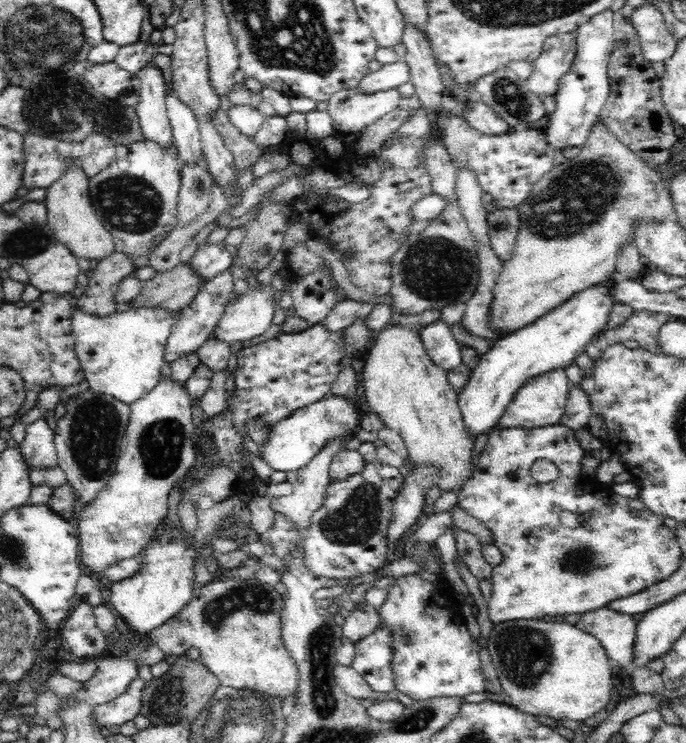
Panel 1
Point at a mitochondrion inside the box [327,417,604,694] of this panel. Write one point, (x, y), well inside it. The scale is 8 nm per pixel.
(525, 654)

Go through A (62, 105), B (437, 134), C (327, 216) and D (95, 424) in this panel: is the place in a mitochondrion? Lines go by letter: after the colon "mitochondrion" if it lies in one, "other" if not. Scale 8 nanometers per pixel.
A: mitochondrion
B: other
C: other
D: mitochondrion

